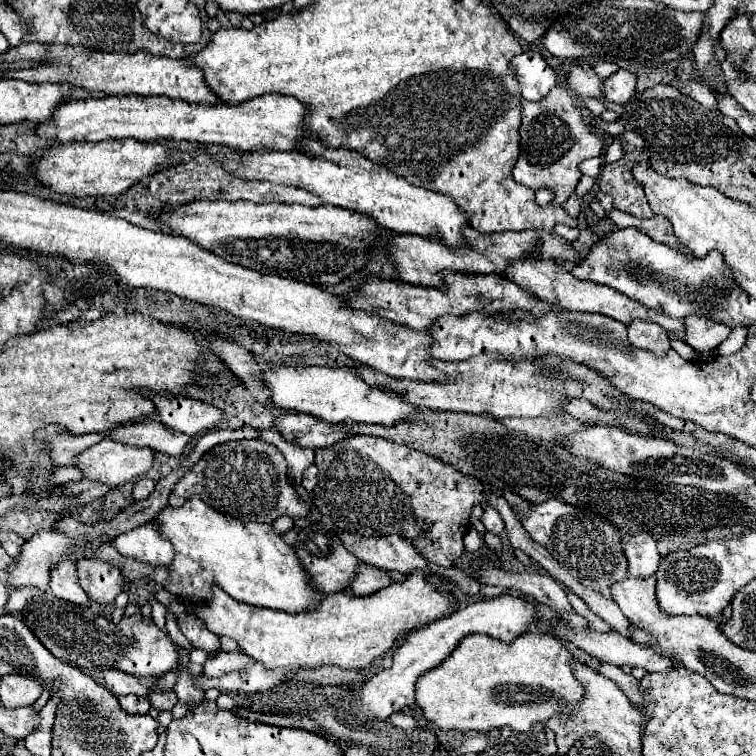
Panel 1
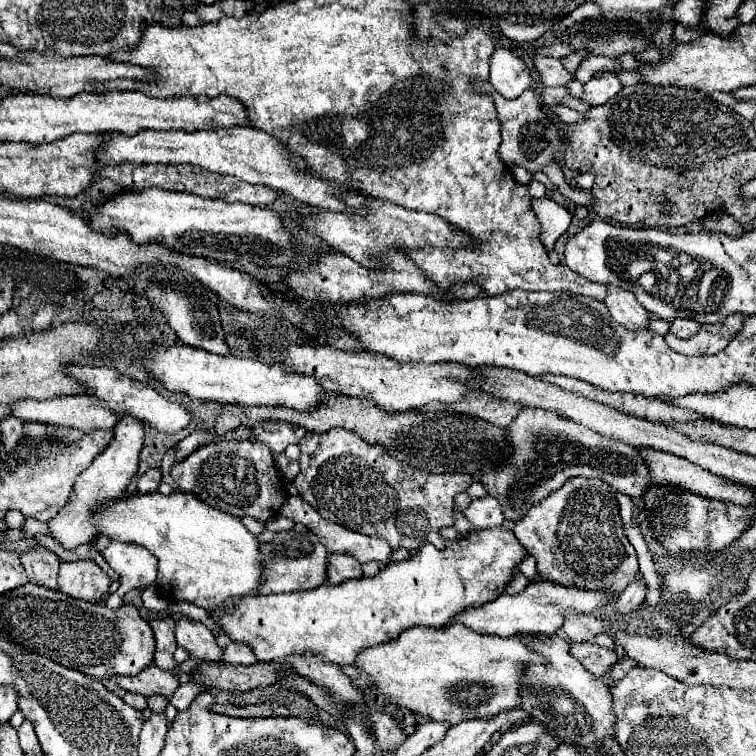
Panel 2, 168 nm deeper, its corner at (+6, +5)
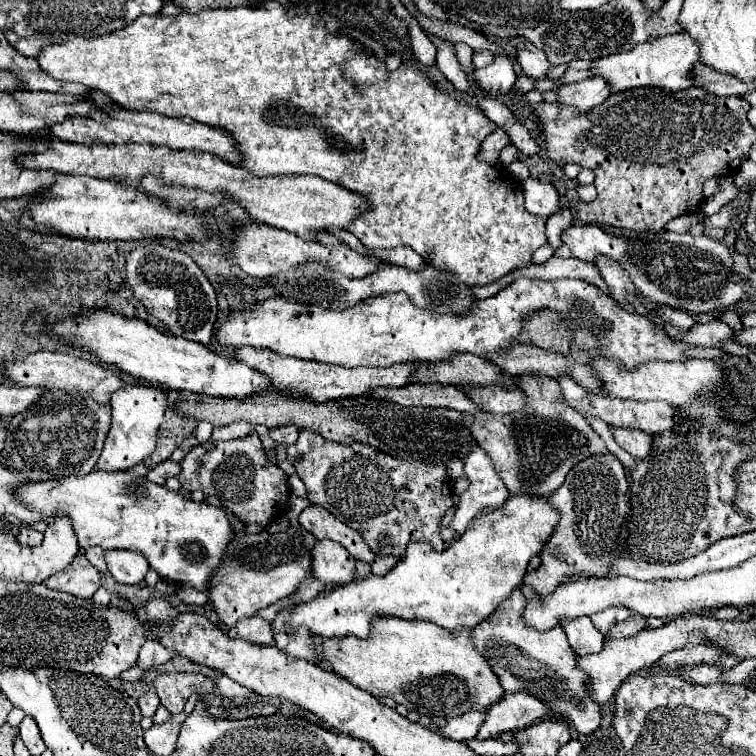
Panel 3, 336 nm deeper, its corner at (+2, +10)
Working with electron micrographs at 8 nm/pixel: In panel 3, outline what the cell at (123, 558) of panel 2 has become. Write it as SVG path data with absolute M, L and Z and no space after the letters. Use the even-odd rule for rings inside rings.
M126 549L106 551L106 563L110 575L124 585L138 585L150 571L150 565L142 553L126 551Z

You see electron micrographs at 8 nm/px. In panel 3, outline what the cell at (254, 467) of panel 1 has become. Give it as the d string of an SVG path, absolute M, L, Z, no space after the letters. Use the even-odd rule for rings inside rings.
M252 433L244 439L230 439L218 443L204 443L188 451L182 459L182 471L178 481L186 491L196 489L196 483L204 495L216 497L220 505L232 511L242 523L268 525L274 517L280 517L289 508L290 491L287 475L274 463L270 463L258 433Z

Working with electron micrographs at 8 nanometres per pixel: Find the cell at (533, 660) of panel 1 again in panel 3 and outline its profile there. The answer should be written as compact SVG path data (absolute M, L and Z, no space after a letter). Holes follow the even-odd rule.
M382 617L374 621L368 639L324 639L322 647L332 669L354 687L378 699L392 697L420 715L464 715L468 709L488 709L506 695L488 659L472 645L470 629L452 633L428 621Z

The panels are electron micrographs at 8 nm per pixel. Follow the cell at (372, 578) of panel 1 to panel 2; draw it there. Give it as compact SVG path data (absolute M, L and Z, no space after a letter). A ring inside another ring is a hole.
M336 552L336 554L328 554L326 578L328 578L328 584L336 586L350 578L362 578L362 570L360 570L360 564L356 562L356 558Z

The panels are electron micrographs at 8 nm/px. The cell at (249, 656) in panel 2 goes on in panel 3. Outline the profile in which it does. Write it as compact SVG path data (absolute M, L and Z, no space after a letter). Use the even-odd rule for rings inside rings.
M248 617L244 621L238 621L234 627L226 631L228 637L240 637L244 641L250 641L254 645L272 645L272 629L270 623L262 617Z

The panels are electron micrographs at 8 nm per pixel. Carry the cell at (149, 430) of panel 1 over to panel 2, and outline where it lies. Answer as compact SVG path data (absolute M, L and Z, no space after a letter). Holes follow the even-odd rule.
M58 396L52 400L18 400L10 404L12 416L24 422L46 422L54 426L72 426L82 432L88 430L114 430L118 416L108 414L100 402L80 396Z

